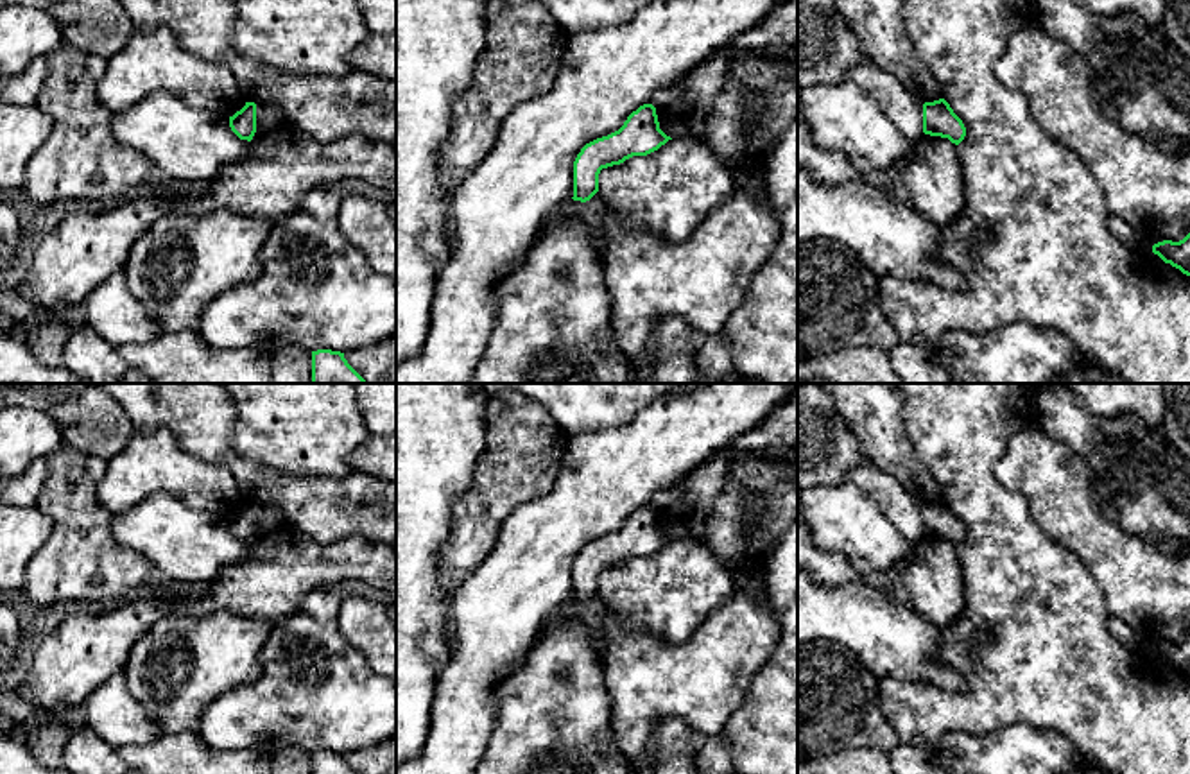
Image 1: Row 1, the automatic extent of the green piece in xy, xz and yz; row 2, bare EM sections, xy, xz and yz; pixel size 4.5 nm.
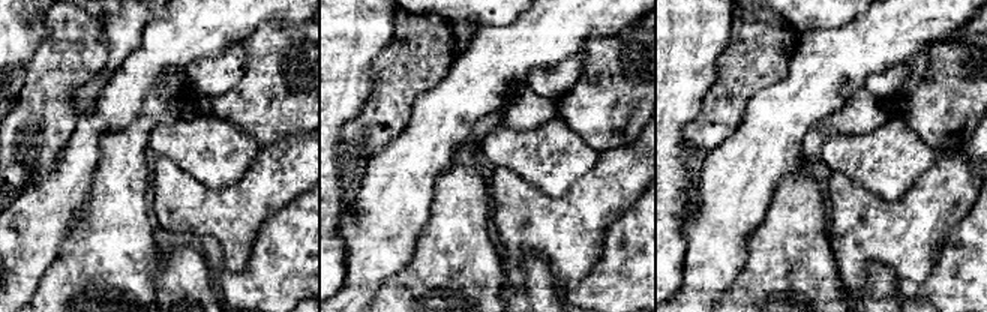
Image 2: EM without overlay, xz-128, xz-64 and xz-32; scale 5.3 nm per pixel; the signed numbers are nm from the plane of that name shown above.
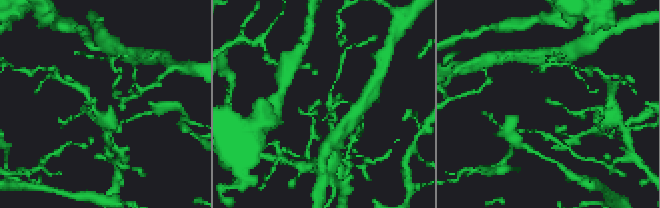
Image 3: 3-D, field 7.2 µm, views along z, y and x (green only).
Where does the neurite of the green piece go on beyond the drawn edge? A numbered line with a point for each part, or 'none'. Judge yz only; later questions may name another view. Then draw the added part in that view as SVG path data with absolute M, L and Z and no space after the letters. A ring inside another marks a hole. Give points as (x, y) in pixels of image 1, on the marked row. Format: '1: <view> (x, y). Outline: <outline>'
none

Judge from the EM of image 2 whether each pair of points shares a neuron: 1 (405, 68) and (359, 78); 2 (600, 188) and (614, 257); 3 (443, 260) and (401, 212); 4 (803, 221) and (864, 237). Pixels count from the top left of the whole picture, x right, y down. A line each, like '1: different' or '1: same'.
1: different
2: different
3: different
4: different

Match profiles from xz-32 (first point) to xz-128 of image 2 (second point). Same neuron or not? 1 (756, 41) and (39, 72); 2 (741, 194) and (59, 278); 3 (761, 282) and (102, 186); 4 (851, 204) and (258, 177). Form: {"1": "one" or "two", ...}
{"1": "one", "2": "two", "3": "one", "4": "one"}

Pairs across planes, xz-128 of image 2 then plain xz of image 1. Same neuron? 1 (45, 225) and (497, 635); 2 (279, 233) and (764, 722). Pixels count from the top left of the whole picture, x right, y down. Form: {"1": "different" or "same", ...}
{"1": "same", "2": "same"}

